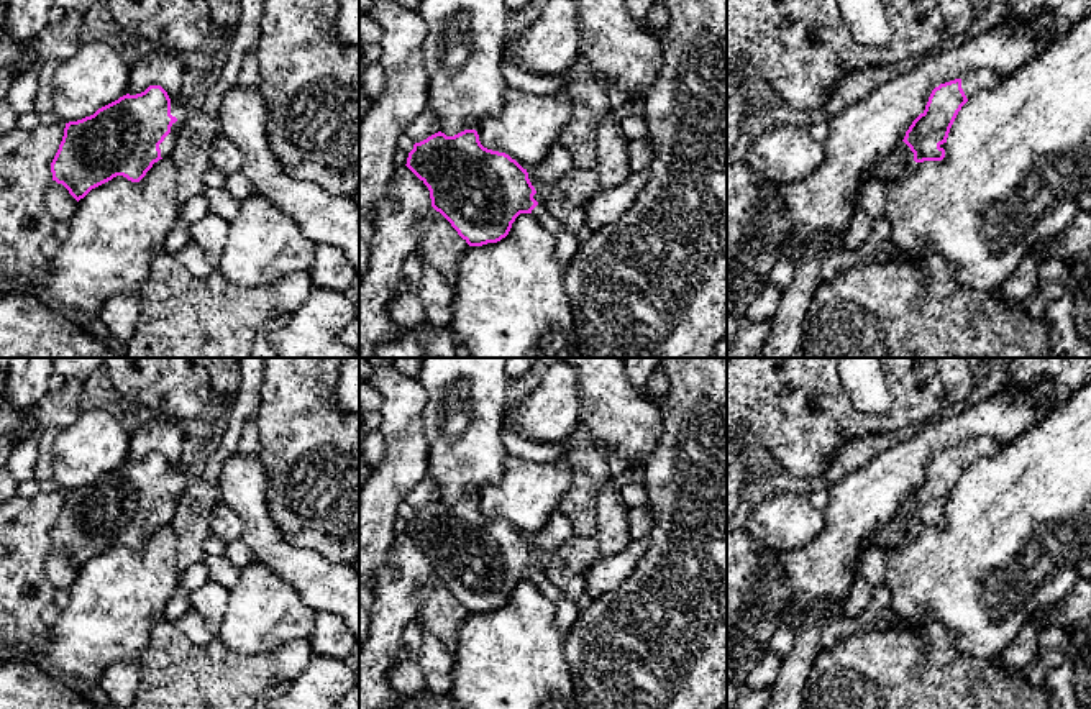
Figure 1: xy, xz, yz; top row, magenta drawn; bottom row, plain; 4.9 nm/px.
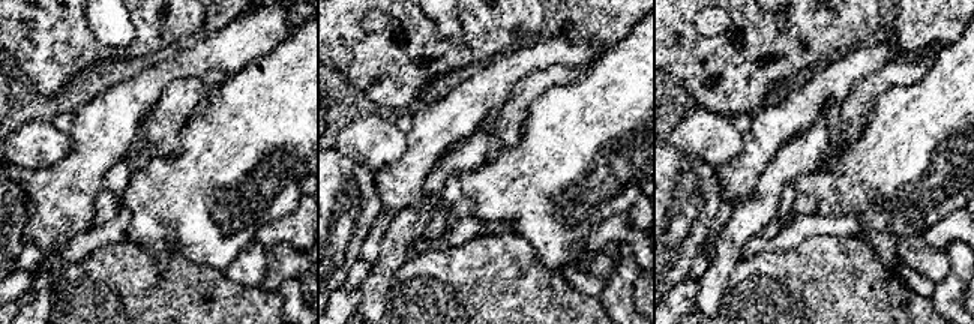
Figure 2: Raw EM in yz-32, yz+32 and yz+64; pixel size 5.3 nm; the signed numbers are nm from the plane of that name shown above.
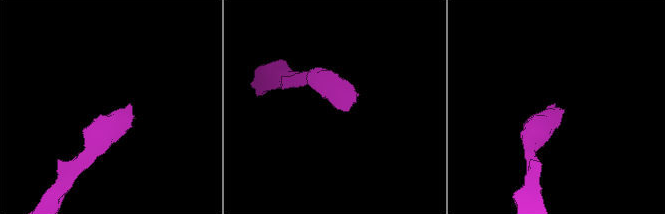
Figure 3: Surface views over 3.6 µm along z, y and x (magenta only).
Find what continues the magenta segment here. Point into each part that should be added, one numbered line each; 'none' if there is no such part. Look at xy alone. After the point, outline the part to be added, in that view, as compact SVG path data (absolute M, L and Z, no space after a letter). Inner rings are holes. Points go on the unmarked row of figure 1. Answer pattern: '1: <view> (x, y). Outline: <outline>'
1: xy (179, 473). Outline: M180 463L176 468L171 468L171 483L177 486L176 491L171 494L171 501L164 505L164 509L159 512L161 525L169 525L177 507L177 501L190 479L187 478L187 464Z

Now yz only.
1: yz (973, 450). Outline: M981 437L961 445L961 456L970 468L975 461L984 456L999 453L1006 445L999 443L991 437Z

